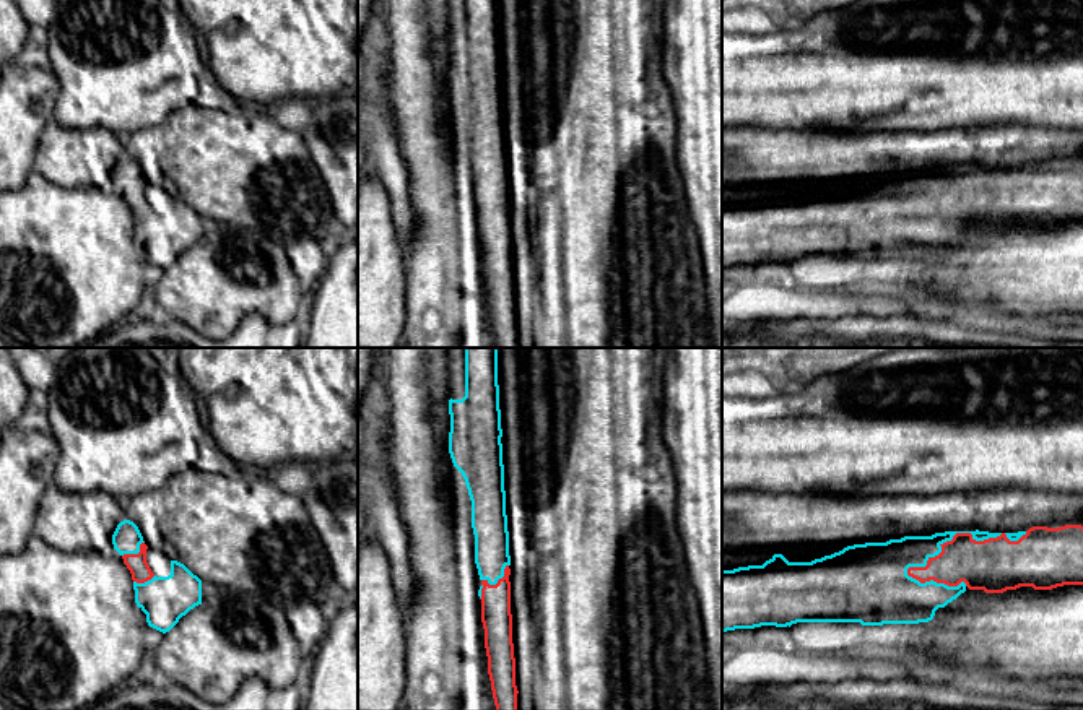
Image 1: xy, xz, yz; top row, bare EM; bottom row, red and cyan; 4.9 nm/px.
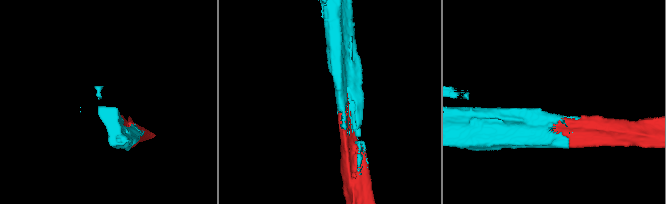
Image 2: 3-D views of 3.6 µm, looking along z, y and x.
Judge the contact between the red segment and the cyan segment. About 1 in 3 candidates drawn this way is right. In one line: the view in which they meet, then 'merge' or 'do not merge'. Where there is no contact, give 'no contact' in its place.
yz | merge

